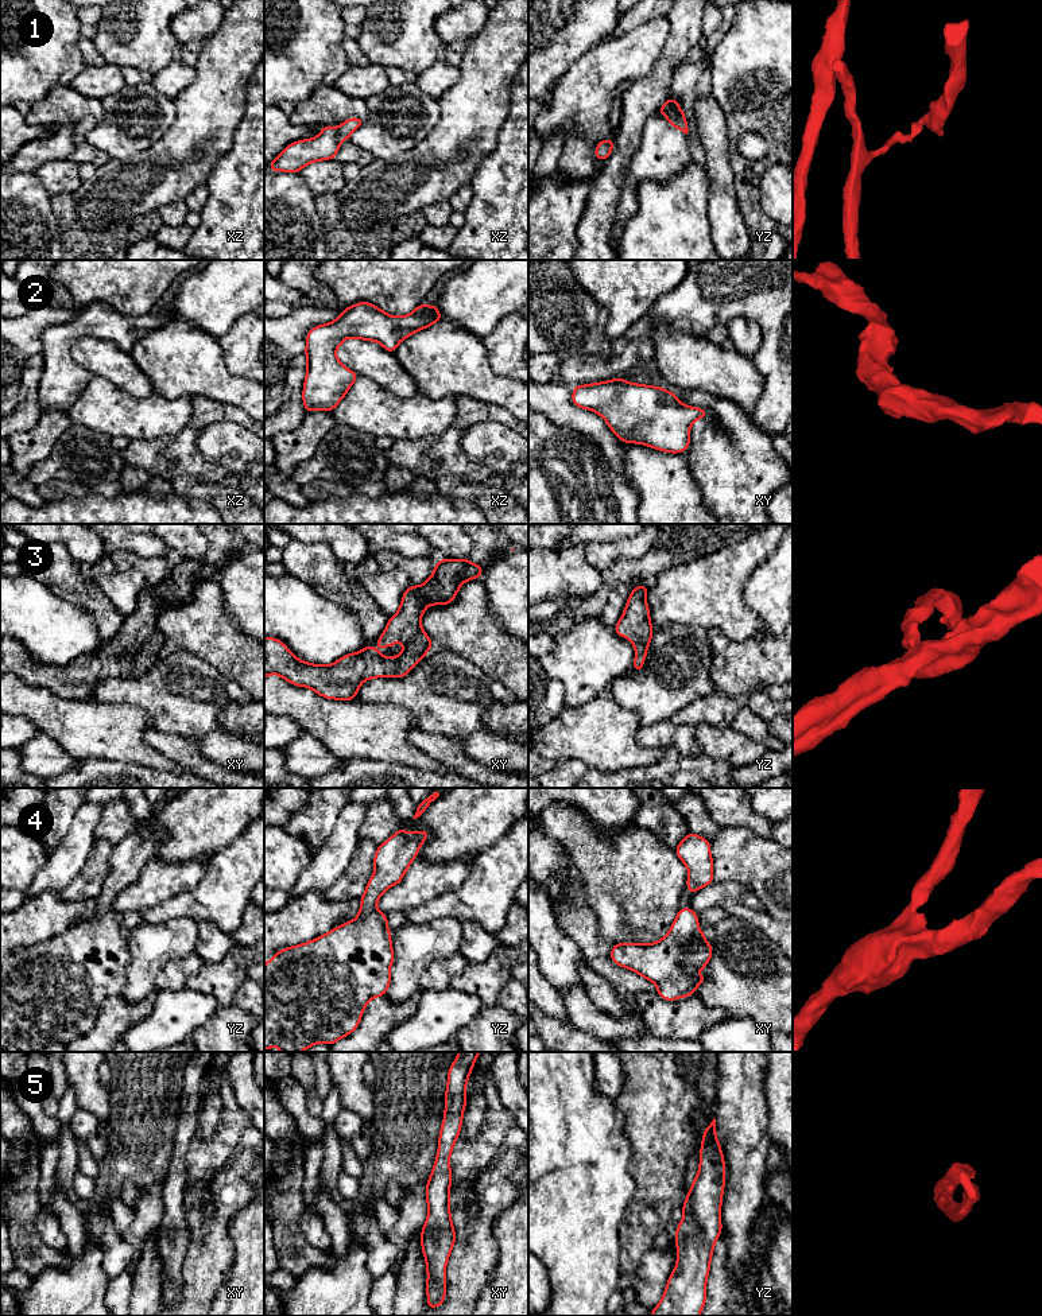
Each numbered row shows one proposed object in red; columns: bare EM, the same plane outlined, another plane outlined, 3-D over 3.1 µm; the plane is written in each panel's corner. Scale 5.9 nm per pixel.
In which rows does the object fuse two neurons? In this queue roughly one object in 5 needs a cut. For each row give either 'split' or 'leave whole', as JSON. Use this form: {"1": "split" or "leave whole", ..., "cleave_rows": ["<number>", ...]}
{"1": "split", "2": "leave whole", "3": "leave whole", "4": "leave whole", "5": "leave whole", "cleave_rows": ["1"]}

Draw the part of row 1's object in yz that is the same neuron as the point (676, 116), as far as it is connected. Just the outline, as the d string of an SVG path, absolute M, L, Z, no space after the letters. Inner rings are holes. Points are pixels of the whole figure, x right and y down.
M670 97L670 101L671 101L671 109L669 110L669 114L667 114L669 124L671 127L681 129L683 133L687 135L689 129L687 129L686 117L682 109L679 108L678 101L673 97Z

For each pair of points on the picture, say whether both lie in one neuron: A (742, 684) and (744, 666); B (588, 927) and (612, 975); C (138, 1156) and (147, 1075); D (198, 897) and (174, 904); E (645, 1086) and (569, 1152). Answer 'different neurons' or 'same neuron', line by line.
A: same neuron
B: same neuron
C: same neuron
D: same neuron
E: different neurons

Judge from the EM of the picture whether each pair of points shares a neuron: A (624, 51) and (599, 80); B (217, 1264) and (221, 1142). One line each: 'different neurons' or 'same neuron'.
A: same neuron
B: different neurons

